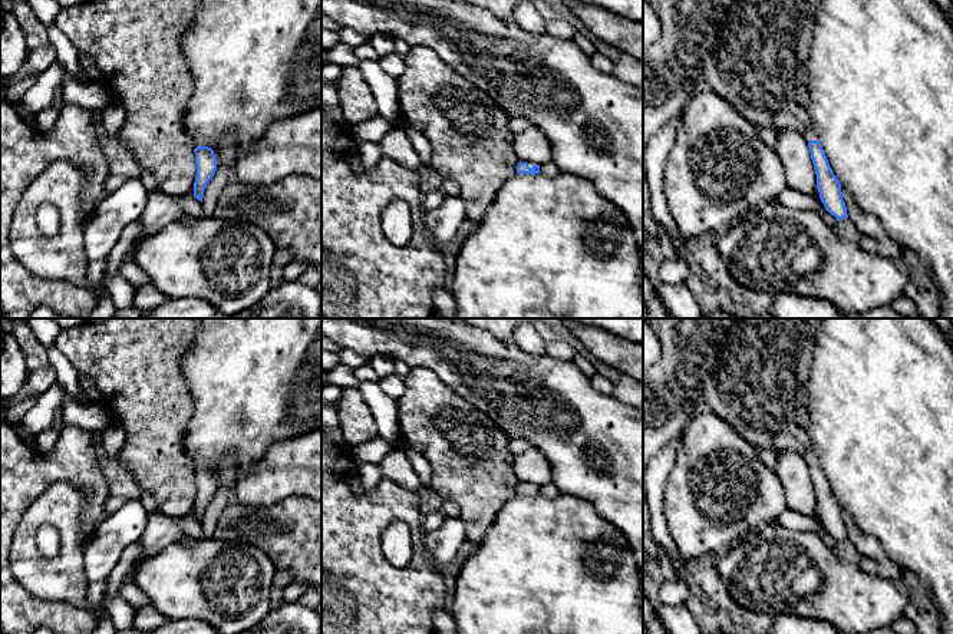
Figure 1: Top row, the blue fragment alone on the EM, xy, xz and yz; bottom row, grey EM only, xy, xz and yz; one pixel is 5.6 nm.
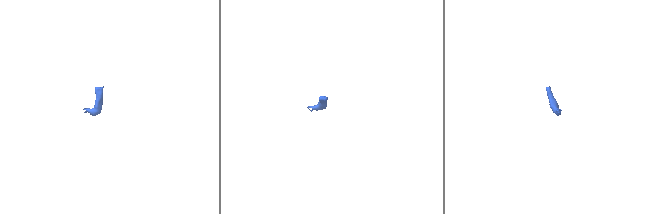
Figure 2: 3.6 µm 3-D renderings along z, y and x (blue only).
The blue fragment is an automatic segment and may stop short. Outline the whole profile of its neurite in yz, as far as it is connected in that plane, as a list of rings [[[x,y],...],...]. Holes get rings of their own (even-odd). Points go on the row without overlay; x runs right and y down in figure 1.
[[[812,448],[808,449],[804,453],[804,459],[808,463],[811,473],[821,524],[825,531],[837,539],[837,542],[848,539],[845,524],[842,521],[841,505],[828,485],[815,450]]]

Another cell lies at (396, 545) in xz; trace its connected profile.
[[[395,519],[382,534],[382,551],[389,564],[405,568],[413,552],[410,528],[405,521]]]

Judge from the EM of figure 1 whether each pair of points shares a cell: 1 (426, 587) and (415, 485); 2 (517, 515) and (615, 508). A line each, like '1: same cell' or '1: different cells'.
1: different cells
2: different cells

